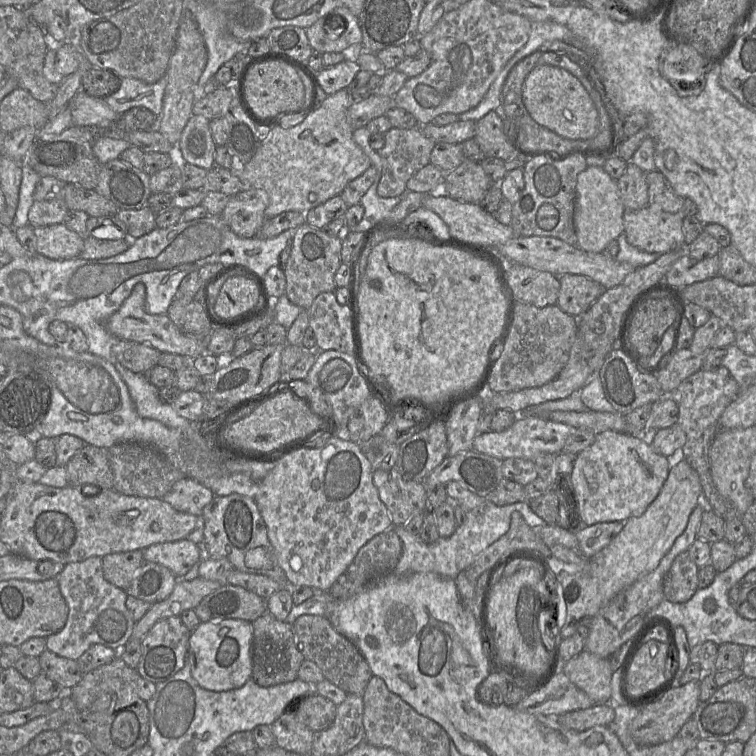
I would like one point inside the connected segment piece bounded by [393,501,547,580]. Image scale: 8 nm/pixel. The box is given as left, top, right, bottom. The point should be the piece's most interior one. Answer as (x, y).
(447, 557)

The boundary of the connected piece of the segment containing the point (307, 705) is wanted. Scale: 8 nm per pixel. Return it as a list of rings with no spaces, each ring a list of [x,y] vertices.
[[[312,693],[295,699],[286,707],[286,712],[295,712],[297,718],[313,732],[331,727],[336,710],[337,705],[331,700]]]

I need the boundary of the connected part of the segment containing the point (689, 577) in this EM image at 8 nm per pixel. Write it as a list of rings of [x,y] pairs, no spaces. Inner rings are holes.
[[[688,551],[680,553],[663,579],[665,599],[675,603],[687,602],[698,588],[699,567]]]

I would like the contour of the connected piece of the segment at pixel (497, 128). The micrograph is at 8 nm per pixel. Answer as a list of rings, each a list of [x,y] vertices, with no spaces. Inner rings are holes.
[[[495,111],[475,123],[474,139],[486,158],[508,162],[517,156],[517,148],[505,135],[503,123]]]

